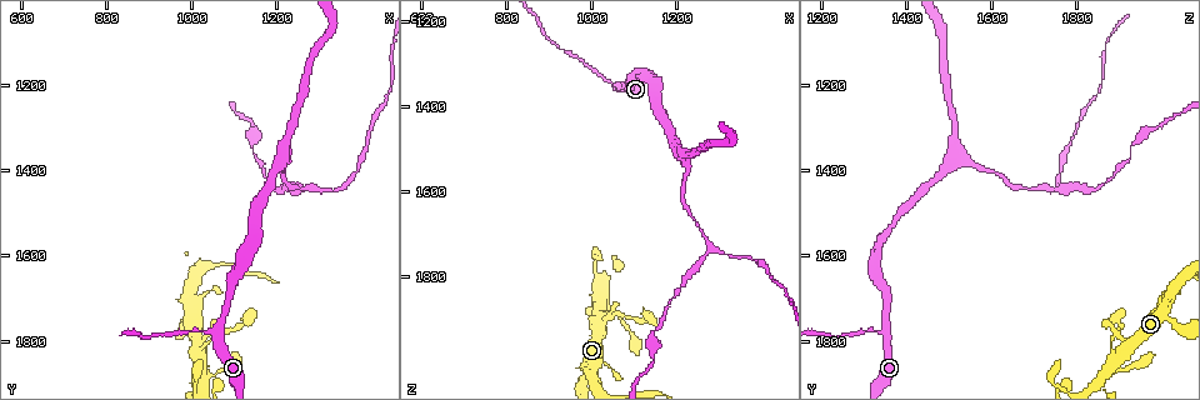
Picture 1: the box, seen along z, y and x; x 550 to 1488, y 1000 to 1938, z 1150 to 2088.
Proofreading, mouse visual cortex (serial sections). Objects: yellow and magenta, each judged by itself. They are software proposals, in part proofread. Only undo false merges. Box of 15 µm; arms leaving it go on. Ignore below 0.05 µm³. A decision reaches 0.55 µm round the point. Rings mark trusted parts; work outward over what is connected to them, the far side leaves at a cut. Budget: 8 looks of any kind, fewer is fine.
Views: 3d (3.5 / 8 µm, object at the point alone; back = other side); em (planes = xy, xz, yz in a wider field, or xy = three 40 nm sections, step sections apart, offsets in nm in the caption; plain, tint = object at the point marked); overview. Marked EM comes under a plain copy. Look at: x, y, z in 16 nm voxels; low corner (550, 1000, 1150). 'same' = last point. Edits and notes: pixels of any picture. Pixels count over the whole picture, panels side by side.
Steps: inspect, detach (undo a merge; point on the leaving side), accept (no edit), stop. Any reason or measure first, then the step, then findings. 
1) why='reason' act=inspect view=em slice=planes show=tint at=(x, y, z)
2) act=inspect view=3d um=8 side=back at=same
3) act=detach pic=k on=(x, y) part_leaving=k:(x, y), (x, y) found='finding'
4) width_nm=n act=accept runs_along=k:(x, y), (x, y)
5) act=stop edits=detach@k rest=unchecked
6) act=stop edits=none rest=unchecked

why='sharp bend' act=inspect view=3d um=3.5 at=(1015, 1870, 1865)

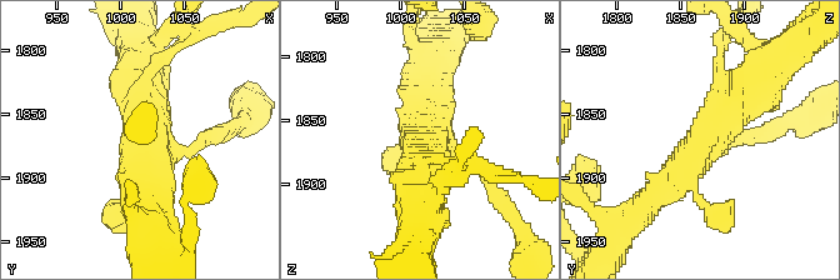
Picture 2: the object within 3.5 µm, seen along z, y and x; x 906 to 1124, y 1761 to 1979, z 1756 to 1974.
arms=4 arm_widths_nm=100,100,400,500 why='shape alone is not enough' act=inspect view=em slice=xy step=5 show=tint at=(1018, 1874, 1866)

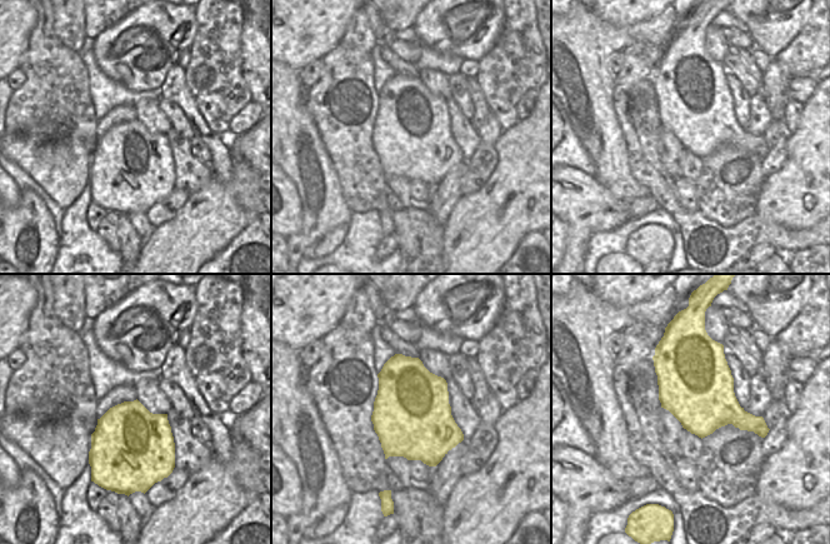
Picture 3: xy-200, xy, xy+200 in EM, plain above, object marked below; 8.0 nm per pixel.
act=accept runs_along=2:(755, 80), (673, 180), (644, 206) found='all the same cell'

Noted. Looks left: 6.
act=inspect view=3d um=3.5 at=(1085, 1780, 1895)

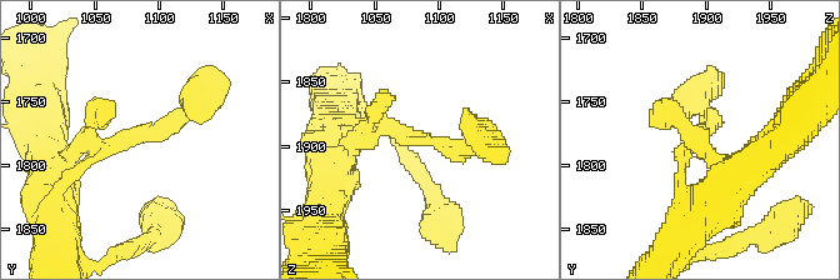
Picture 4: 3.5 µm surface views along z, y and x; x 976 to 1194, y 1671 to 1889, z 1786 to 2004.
arm_widths_nm=200,250 act=inspect view=em slice=xy step=3 show=tint at=(1078, 1780, 1890)

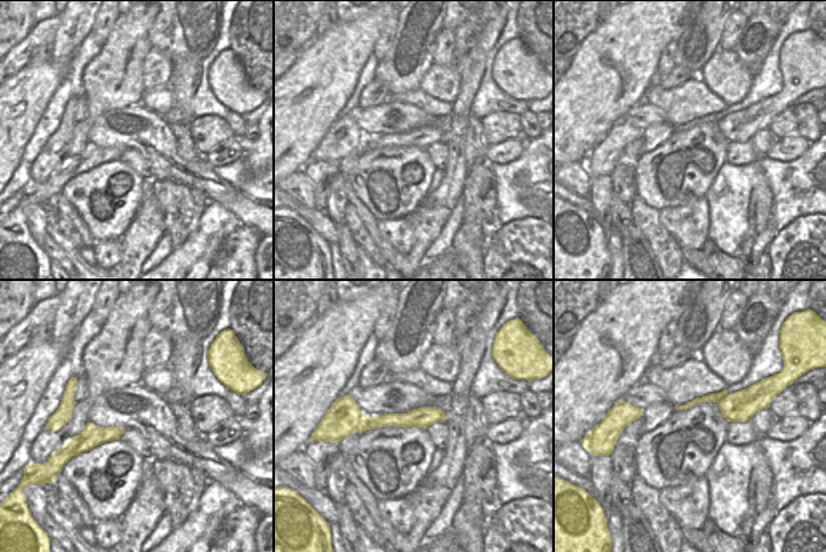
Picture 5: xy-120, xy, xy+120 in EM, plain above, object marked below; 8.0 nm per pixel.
act=accept found='one cell here'

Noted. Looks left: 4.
why='a fork' act=inspect view=3d um=3.5 at=(1065, 1790, 1355)

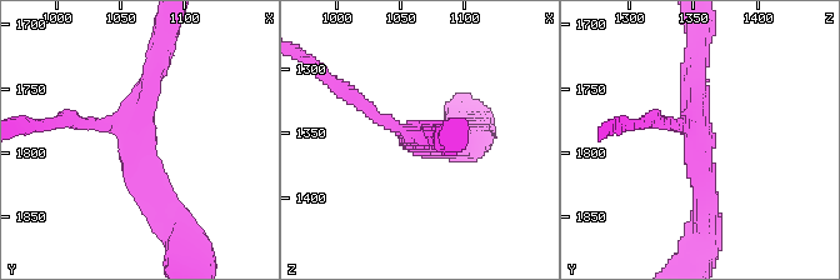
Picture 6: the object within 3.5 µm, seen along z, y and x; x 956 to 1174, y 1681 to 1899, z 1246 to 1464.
arms=3 arm_widths_nm=150,300,300 why='now the EM' act=inspect view=em slice=xy step=1 show=tint at=(1064, 1786, 1352)

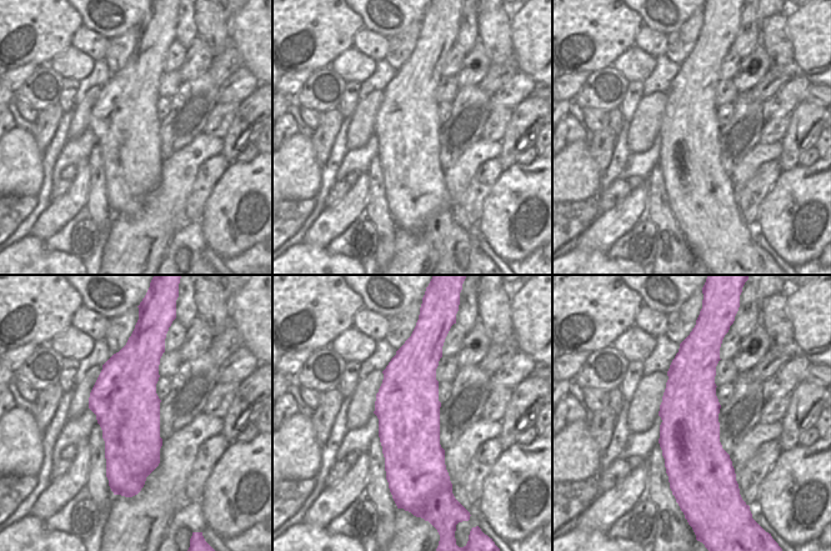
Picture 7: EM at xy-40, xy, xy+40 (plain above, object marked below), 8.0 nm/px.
act=accept found='continuous, no second cell'

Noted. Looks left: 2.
act=stop edits=none rest=unchecked

